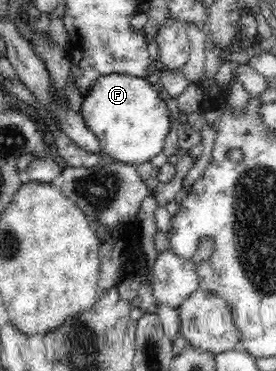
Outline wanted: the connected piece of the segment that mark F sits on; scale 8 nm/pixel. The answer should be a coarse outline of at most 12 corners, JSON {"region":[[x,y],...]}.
{"region":[[106,74],[82,98],[107,158],[138,166],[172,127],[148,78]]}

